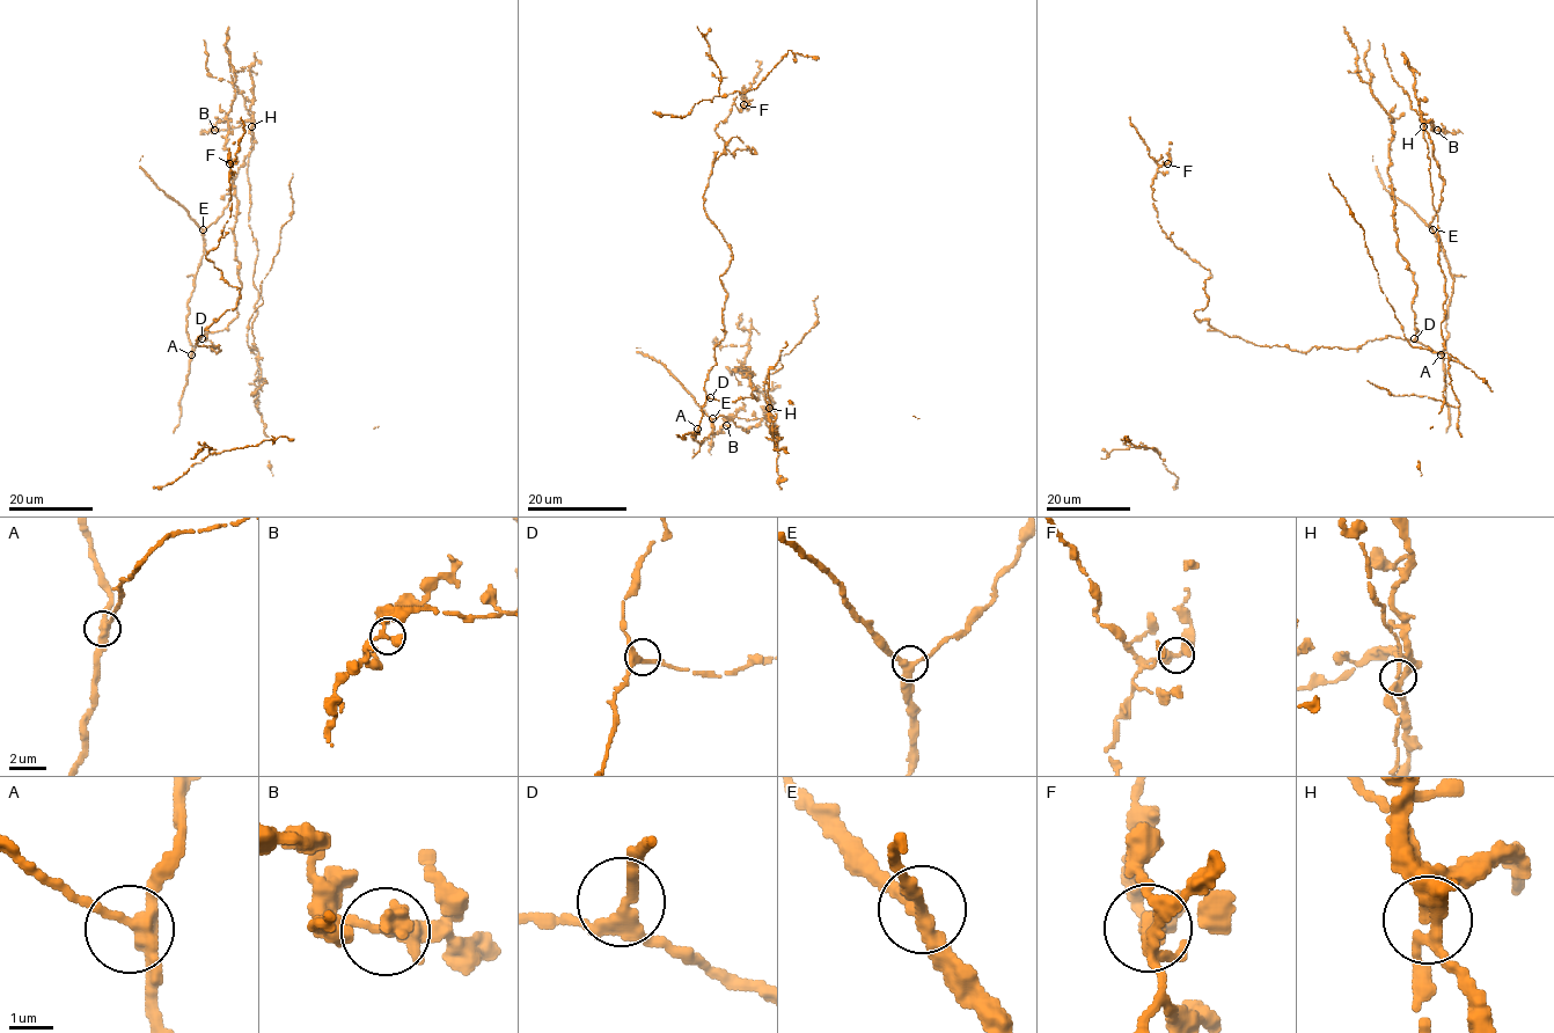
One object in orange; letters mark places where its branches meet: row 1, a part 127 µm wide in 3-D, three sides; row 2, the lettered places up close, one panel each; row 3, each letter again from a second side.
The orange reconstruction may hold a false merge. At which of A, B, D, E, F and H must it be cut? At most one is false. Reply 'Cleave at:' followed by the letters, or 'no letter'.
Cleave at: H

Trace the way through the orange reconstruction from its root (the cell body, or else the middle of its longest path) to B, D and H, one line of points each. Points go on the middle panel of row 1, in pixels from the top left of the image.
B: (711, 433), (719, 416), (747, 432), (771, 419), (771, 410), (764, 418), (733, 417), (726, 425)
D: (711, 433), (701, 444), (693, 436), (698, 433), (702, 408), (710, 397)
H: (711, 433), (712, 420), (719, 416), (731, 418), (747, 432), (764, 418), (771, 419), (769, 409)

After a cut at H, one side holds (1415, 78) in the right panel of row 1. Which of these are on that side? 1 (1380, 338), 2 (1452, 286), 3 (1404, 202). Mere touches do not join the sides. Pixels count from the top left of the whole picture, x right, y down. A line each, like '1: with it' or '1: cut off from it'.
1: with it
2: with it
3: with it

